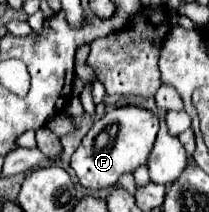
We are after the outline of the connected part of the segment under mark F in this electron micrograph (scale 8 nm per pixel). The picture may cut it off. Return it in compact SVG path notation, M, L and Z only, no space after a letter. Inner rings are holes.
M132 106L116 108L108 112L102 120L96 120L70 160L70 166L76 172L80 184L84 188L102 190L114 186L122 174L132 174L136 168L146 166L158 134L158 126L160 122L156 114Z

